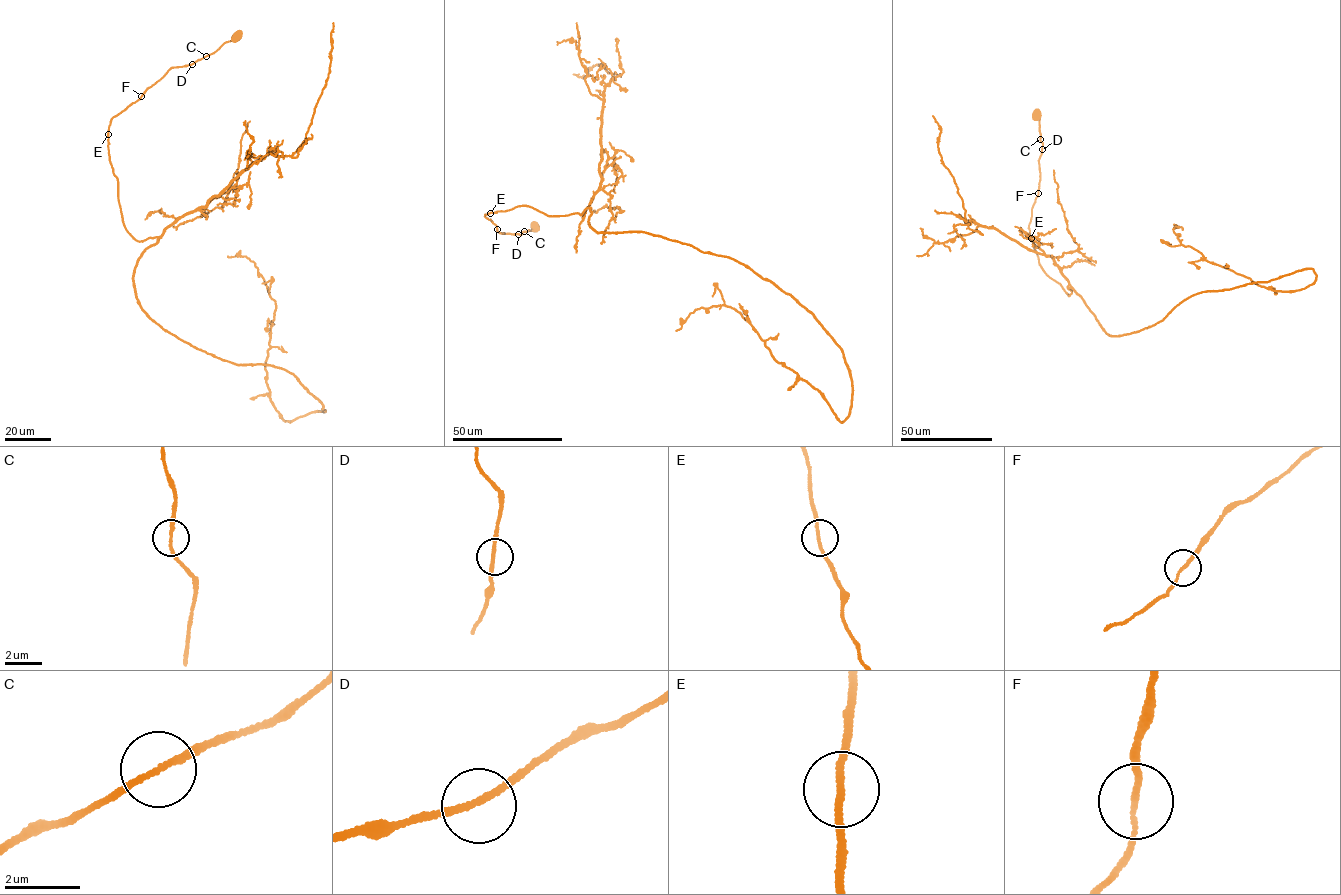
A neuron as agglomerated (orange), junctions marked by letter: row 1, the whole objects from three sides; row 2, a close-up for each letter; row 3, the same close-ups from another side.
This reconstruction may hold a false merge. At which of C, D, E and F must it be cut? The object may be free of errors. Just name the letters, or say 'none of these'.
none of these

